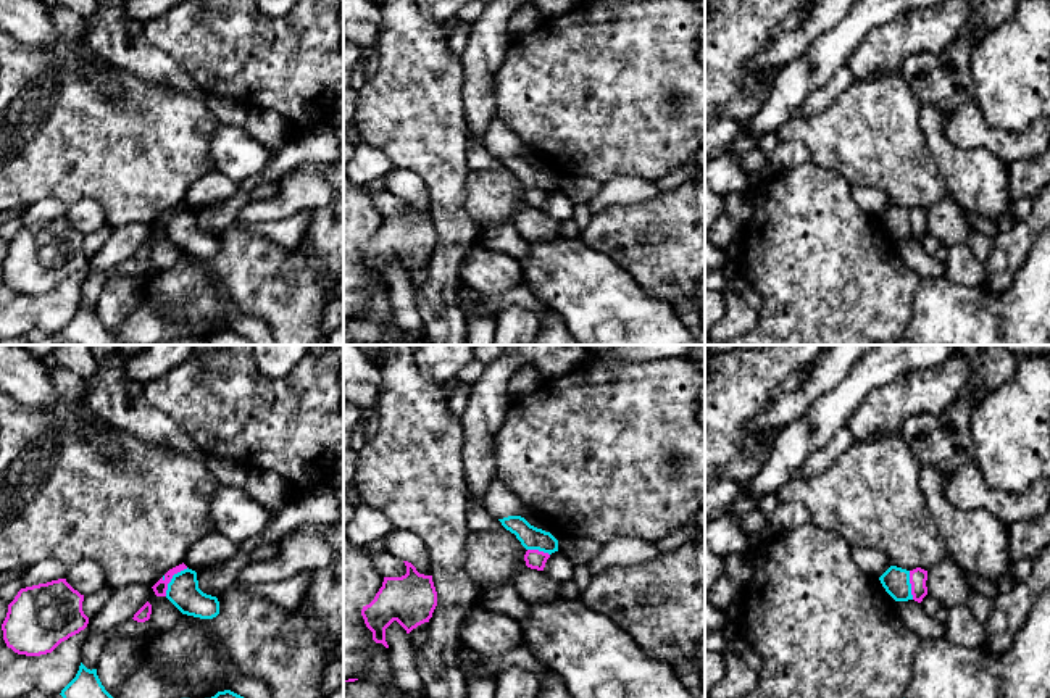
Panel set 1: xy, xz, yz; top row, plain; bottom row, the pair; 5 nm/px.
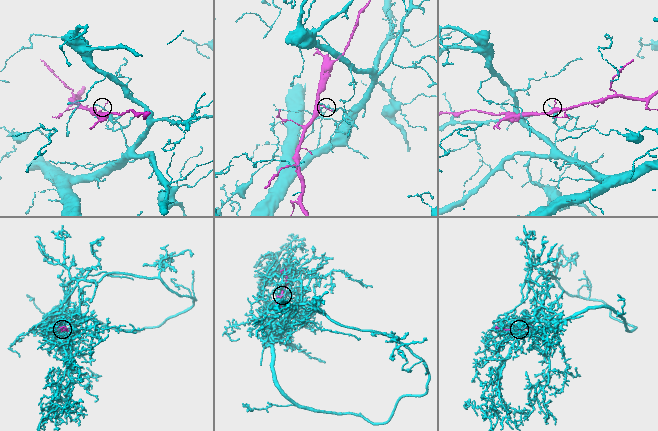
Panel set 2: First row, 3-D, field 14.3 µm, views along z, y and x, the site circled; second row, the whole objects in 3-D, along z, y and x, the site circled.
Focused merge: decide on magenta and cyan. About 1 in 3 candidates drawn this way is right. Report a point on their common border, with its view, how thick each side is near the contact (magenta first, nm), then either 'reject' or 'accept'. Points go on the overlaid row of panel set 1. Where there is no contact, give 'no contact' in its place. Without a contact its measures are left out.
xy (171, 577) | 70/160 nm | reject

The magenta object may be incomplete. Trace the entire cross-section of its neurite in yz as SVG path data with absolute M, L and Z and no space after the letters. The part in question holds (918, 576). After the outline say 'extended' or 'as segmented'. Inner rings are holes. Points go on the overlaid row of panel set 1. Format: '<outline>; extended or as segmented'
M921 567L910 571L911 595L913 600L918 603L921 603L923 598L927 595L926 580L927 580L927 571Z; as segmented

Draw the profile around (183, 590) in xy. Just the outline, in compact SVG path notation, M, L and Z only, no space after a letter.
M189 567L173 575L166 598L187 616L213 619L219 614L218 598L198 588L197 572Z

